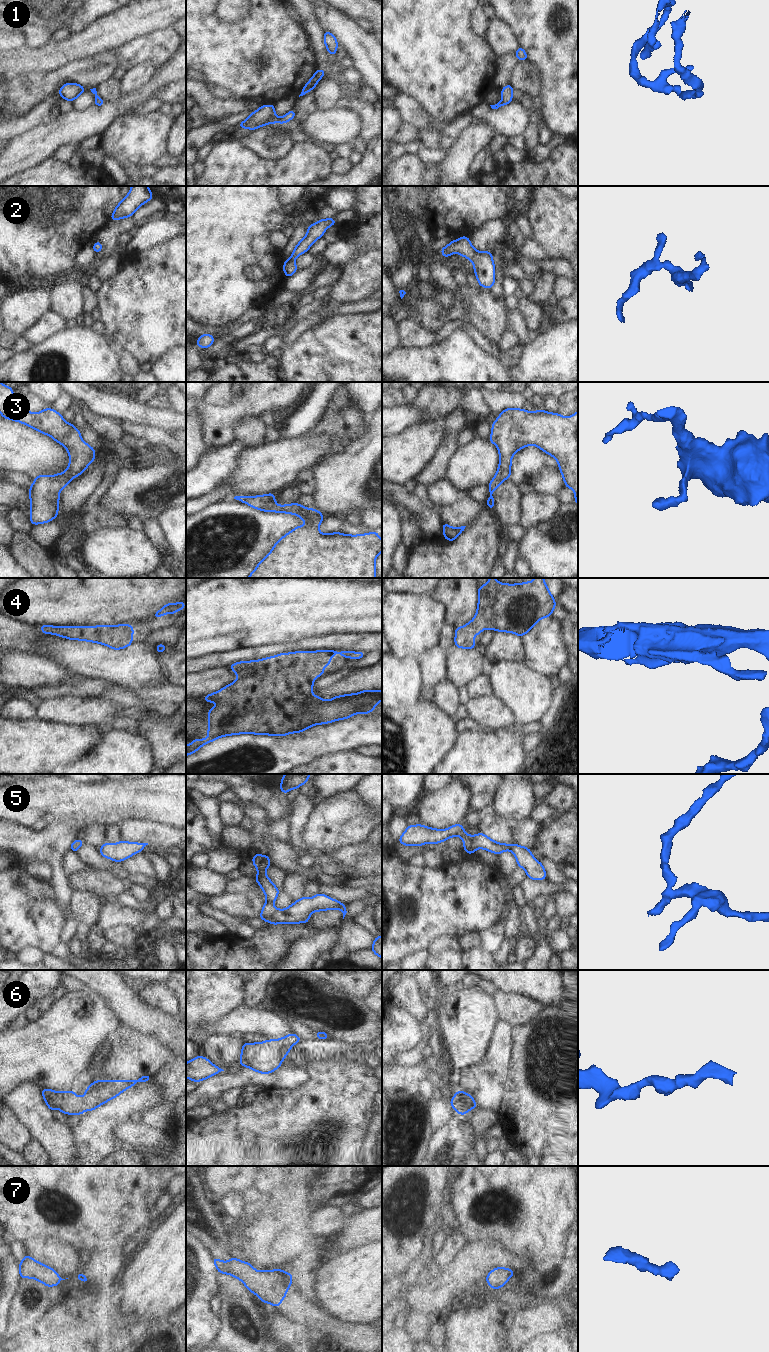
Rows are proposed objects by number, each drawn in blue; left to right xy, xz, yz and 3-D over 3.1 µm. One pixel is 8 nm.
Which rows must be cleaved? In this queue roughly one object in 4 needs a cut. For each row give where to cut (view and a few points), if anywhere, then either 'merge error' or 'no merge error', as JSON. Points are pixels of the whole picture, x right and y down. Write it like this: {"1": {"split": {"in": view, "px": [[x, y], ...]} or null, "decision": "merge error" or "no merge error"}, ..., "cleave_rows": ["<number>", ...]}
{"1": {"split": null, "decision": "no merge error"}, "2": {"split": null, "decision": "no merge error"}, "3": {"split": null, "decision": "no merge error"}, "4": {"split": null, "decision": "no merge error"}, "5": {"split": null, "decision": "no merge error"}, "6": {"split": null, "decision": "no merge error"}, "7": {"split": null, "decision": "no merge error"}, "cleave_rows": []}

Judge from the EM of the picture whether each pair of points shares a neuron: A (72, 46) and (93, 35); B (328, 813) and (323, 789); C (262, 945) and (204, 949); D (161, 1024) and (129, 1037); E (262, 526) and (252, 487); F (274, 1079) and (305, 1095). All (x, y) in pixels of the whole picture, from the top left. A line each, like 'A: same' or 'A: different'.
A: same
B: different
C: same
D: different
E: different
F: different

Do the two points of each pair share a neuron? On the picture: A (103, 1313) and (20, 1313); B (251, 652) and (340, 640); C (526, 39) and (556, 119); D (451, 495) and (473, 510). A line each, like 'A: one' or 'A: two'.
A: two
B: one
C: one
D: two

